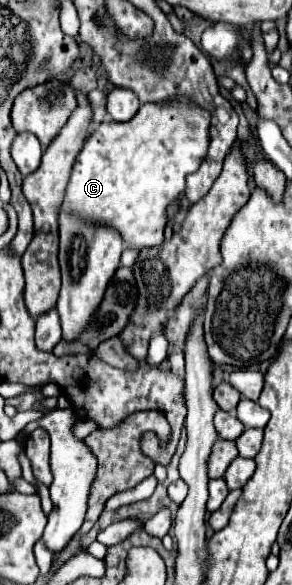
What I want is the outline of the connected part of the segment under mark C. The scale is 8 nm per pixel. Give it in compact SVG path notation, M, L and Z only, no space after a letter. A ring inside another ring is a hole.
M187 97L175 99L171 103L141 105L137 115L127 123L103 121L99 129L85 141L83 151L79 153L73 173L67 185L63 211L83 219L95 221L107 227L113 227L123 237L123 243L135 249L157 247L163 243L165 229L165 209L175 197L185 191L185 177L199 169L203 157L207 155L209 145L209 113L203 107L187 101Z

